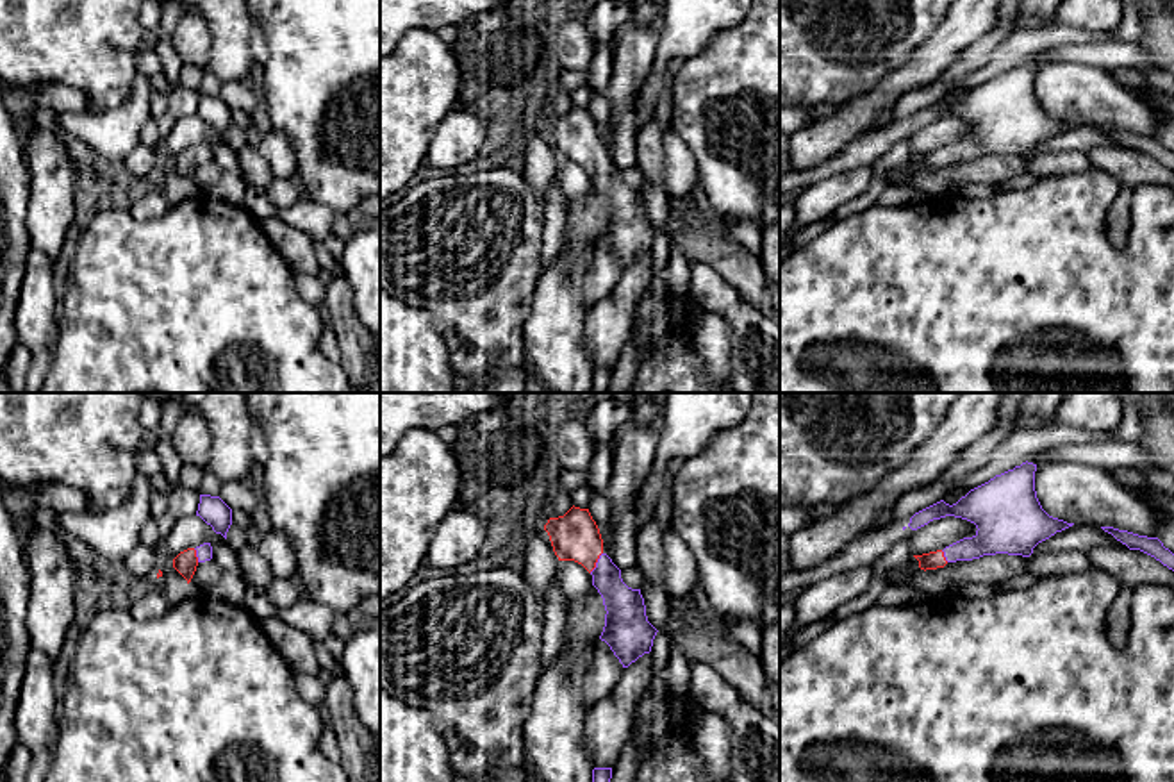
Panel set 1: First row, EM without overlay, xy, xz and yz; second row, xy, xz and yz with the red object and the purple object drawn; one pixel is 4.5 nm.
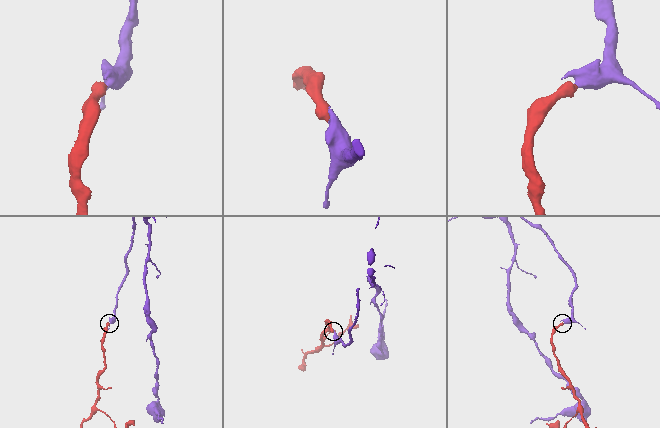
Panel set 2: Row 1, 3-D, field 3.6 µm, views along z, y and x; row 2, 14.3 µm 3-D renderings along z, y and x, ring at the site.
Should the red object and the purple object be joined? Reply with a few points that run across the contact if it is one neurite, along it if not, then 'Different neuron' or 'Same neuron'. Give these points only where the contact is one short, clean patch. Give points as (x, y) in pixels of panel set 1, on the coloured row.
Line: xz (575, 536), (596, 561), (625, 607). Same neuron

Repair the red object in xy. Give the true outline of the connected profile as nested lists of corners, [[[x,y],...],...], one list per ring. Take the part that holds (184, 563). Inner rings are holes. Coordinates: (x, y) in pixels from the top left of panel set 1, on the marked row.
[[[203,543],[196,548],[187,548],[184,552],[180,552],[175,559],[173,559],[173,568],[187,580],[187,584],[191,582],[196,566],[200,562],[211,561],[212,559],[212,546],[211,543]]]

